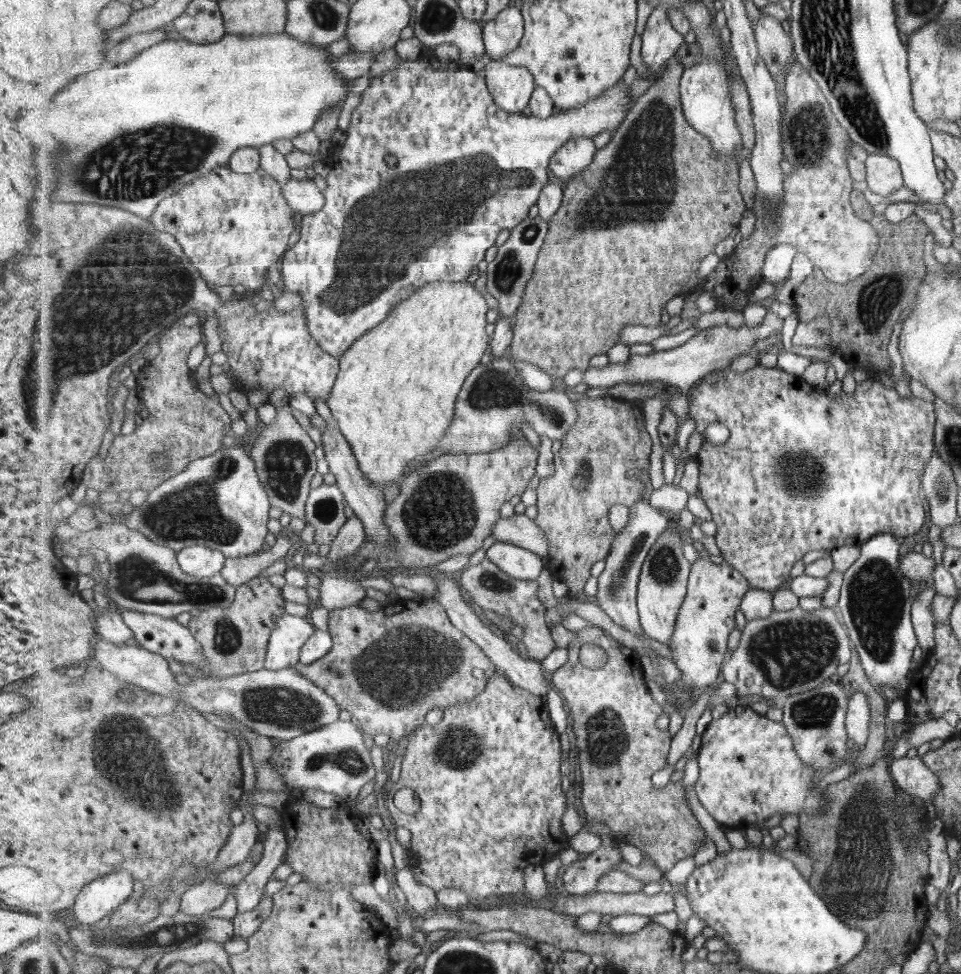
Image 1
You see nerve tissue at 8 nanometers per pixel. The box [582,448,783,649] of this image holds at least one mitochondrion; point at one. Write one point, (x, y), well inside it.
(639, 546)

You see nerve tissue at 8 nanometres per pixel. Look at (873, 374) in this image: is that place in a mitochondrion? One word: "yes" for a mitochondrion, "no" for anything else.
no

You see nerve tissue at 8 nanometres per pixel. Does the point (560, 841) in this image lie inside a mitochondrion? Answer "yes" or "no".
no

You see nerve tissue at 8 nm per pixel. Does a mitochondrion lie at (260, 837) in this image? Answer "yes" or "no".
no

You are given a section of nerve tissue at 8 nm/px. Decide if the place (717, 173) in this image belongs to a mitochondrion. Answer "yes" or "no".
no

